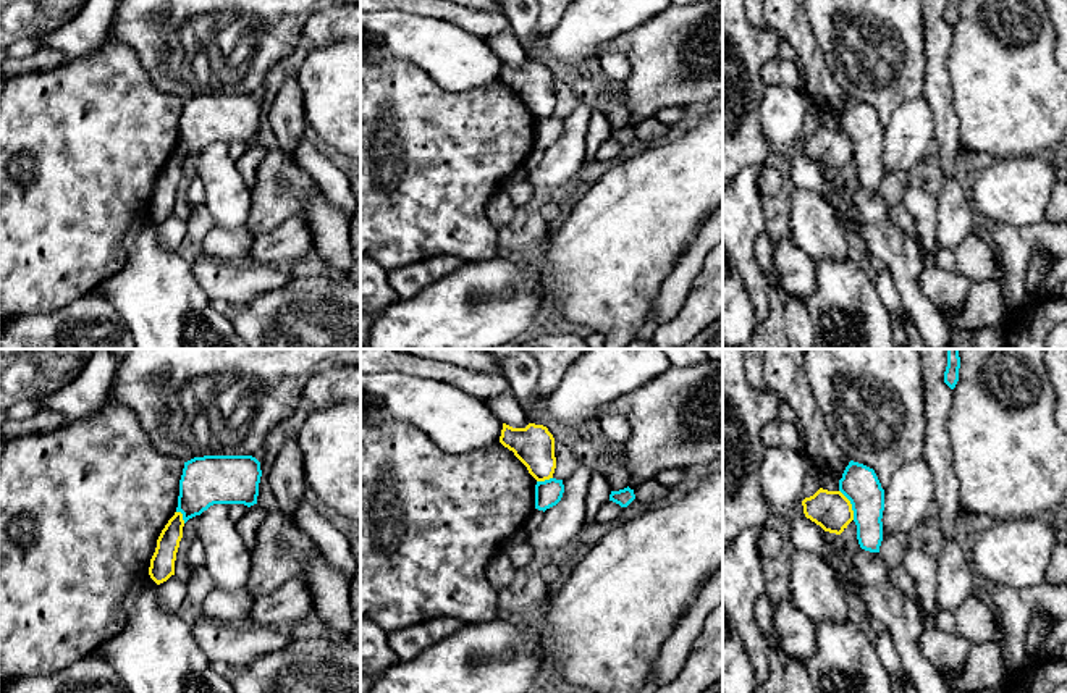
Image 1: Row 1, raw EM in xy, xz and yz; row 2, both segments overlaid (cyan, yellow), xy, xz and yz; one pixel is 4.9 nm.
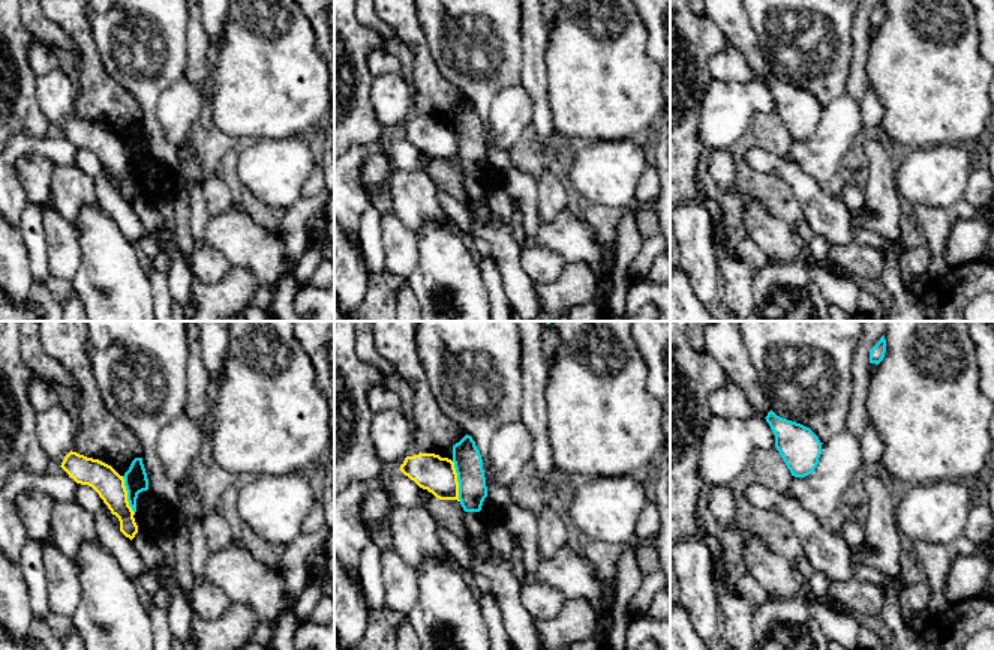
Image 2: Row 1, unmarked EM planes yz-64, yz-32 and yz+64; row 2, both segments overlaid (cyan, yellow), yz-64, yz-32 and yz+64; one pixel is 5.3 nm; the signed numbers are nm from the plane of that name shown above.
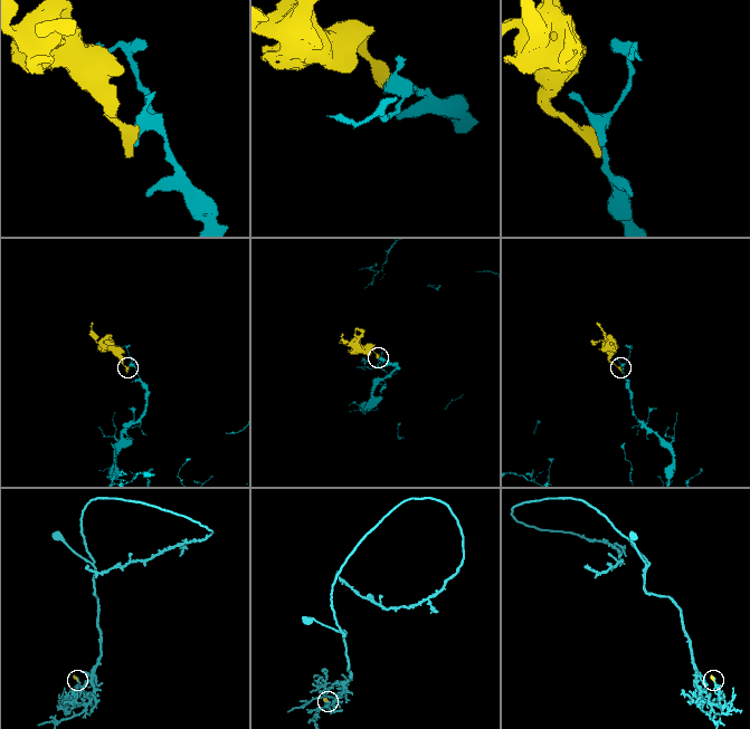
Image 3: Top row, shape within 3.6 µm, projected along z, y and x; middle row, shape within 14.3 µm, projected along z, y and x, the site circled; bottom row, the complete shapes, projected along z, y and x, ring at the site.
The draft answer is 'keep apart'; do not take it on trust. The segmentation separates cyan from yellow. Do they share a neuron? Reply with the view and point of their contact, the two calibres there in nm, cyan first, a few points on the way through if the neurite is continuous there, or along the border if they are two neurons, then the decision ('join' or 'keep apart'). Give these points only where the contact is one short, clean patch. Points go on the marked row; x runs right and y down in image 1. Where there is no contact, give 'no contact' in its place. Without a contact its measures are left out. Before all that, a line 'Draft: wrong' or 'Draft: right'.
Draft: right
yz (851, 503) | 190/190 nm | along yz (839, 490), (849, 501), (854, 519) | keep apart

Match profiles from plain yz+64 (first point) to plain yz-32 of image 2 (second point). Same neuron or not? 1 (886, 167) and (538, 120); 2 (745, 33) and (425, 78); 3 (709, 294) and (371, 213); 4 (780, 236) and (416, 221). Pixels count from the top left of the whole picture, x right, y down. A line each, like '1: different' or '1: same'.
1: same
2: same
3: different
4: same

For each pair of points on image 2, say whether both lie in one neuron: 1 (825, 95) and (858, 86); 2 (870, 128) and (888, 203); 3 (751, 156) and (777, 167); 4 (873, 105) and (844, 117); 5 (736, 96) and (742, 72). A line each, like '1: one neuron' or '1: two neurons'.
1: two neurons
2: one neuron
3: one neuron
4: two neurons
5: two neurons

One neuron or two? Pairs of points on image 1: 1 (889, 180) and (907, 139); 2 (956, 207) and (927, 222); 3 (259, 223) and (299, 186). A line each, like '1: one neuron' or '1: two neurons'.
1: one neuron
2: two neurons
3: one neuron

